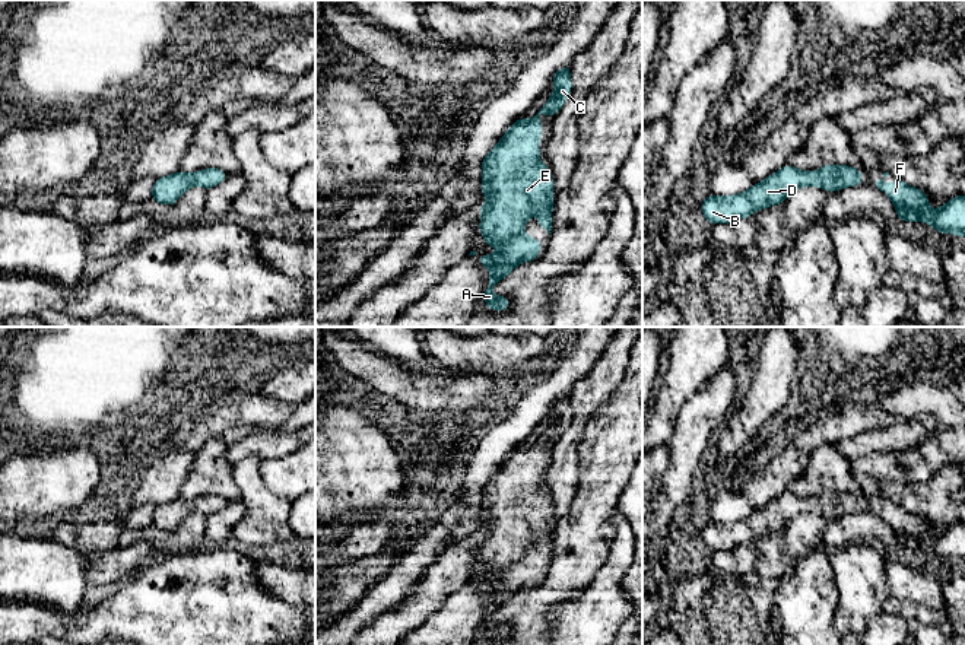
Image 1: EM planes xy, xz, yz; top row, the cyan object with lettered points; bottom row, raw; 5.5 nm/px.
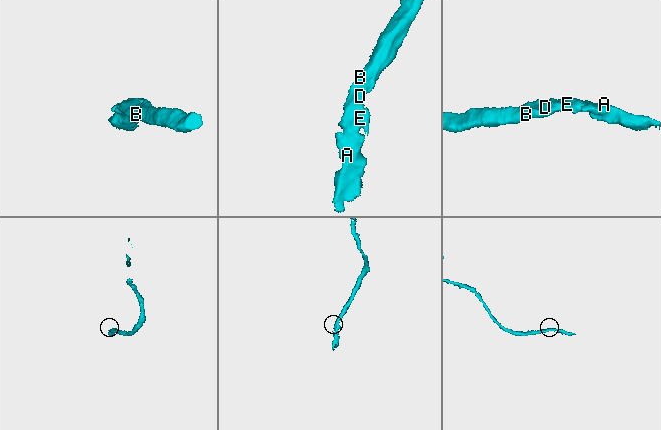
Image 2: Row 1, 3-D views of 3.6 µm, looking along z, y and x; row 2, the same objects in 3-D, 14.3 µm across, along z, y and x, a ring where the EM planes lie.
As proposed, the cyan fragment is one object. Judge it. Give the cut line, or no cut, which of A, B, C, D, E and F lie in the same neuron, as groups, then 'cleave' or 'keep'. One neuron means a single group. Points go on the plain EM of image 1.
no cut | A B C D E F | keep

